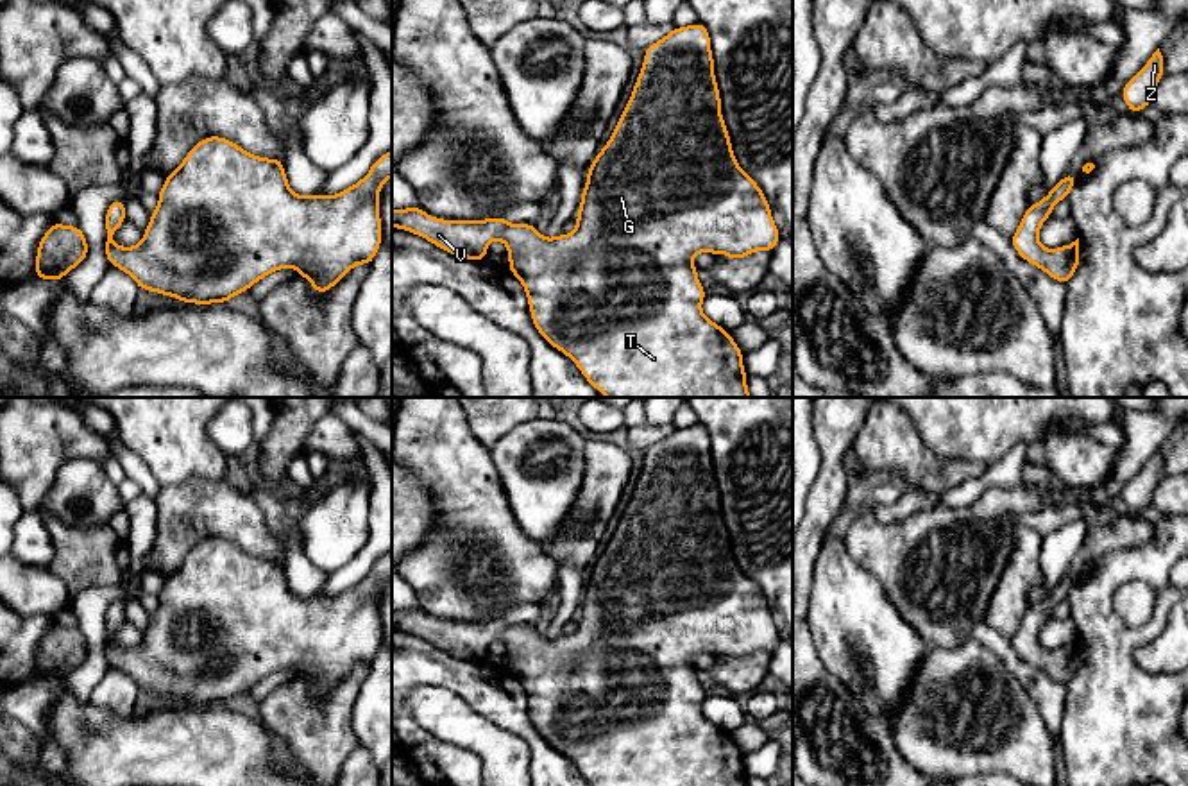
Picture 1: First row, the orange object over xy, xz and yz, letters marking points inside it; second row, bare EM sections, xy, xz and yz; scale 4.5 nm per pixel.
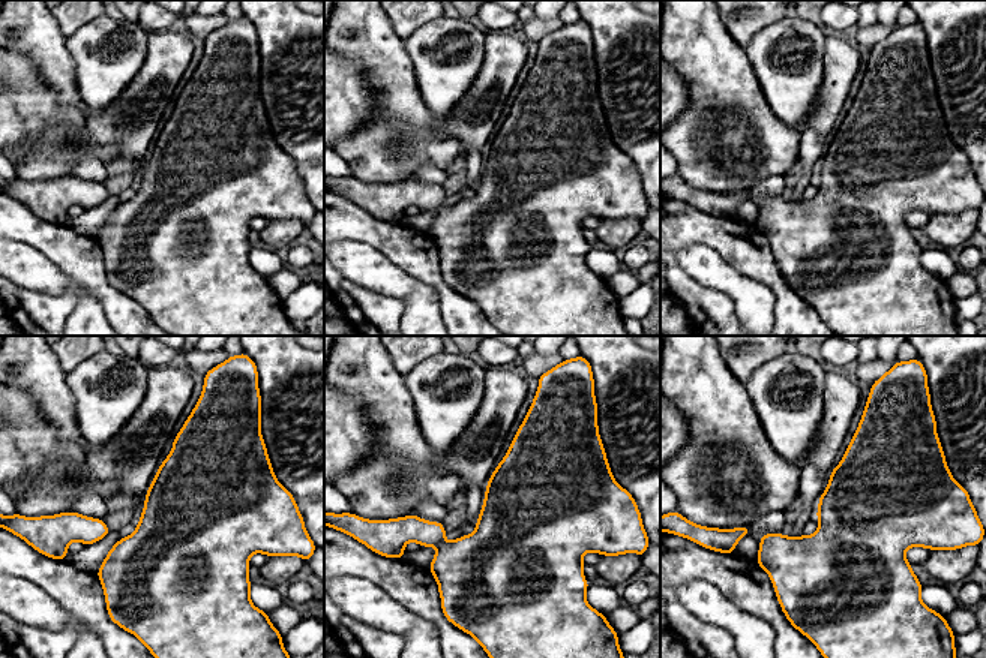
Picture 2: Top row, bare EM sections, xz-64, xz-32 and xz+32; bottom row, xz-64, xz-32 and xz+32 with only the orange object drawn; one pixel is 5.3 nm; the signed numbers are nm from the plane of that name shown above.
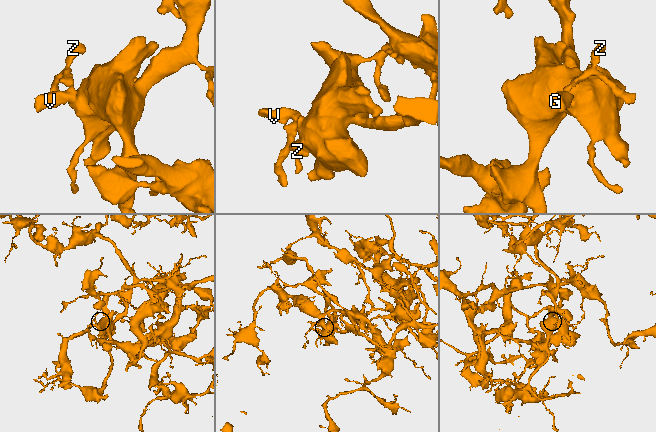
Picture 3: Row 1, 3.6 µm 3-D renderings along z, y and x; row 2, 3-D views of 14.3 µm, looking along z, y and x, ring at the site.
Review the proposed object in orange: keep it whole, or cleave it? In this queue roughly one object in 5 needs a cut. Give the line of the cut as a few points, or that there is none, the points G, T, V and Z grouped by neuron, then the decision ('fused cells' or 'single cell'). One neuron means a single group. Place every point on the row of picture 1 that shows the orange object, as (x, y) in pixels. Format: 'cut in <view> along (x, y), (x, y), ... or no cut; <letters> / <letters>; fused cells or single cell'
no cut; G T V Z; single cell

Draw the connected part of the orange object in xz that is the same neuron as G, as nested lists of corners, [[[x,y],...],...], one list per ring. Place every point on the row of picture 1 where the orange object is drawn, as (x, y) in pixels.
[[[703,23],[675,27],[667,36],[655,41],[644,50],[644,63],[633,84],[633,91],[607,145],[598,152],[587,170],[587,183],[581,190],[581,202],[576,215],[576,229],[569,235],[544,238],[533,224],[510,224],[505,217],[485,220],[446,220],[428,215],[419,206],[406,209],[392,209],[392,227],[419,235],[433,245],[463,260],[487,260],[487,247],[494,240],[501,240],[508,249],[508,270],[521,281],[528,295],[528,308],[535,329],[555,349],[569,356],[585,380],[607,397],[751,397],[746,385],[742,351],[730,333],[712,322],[701,312],[701,301],[707,297],[698,281],[698,269],[692,258],[698,252],[726,254],[730,260],[744,260],[755,251],[773,252],[780,242],[780,233],[771,217],[771,208],[760,186],[739,167],[726,124],[721,115],[721,95],[714,75],[714,57],[710,48],[710,34]]]

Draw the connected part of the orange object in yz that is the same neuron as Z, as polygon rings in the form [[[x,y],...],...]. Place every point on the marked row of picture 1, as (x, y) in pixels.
[[[1158,48],[1145,66],[1125,82],[1122,98],[1127,104],[1131,115],[1152,104],[1152,93],[1158,82],[1163,79],[1163,70],[1163,56]]]

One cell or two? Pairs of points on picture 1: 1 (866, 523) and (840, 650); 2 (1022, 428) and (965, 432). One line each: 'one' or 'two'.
1: two
2: one

